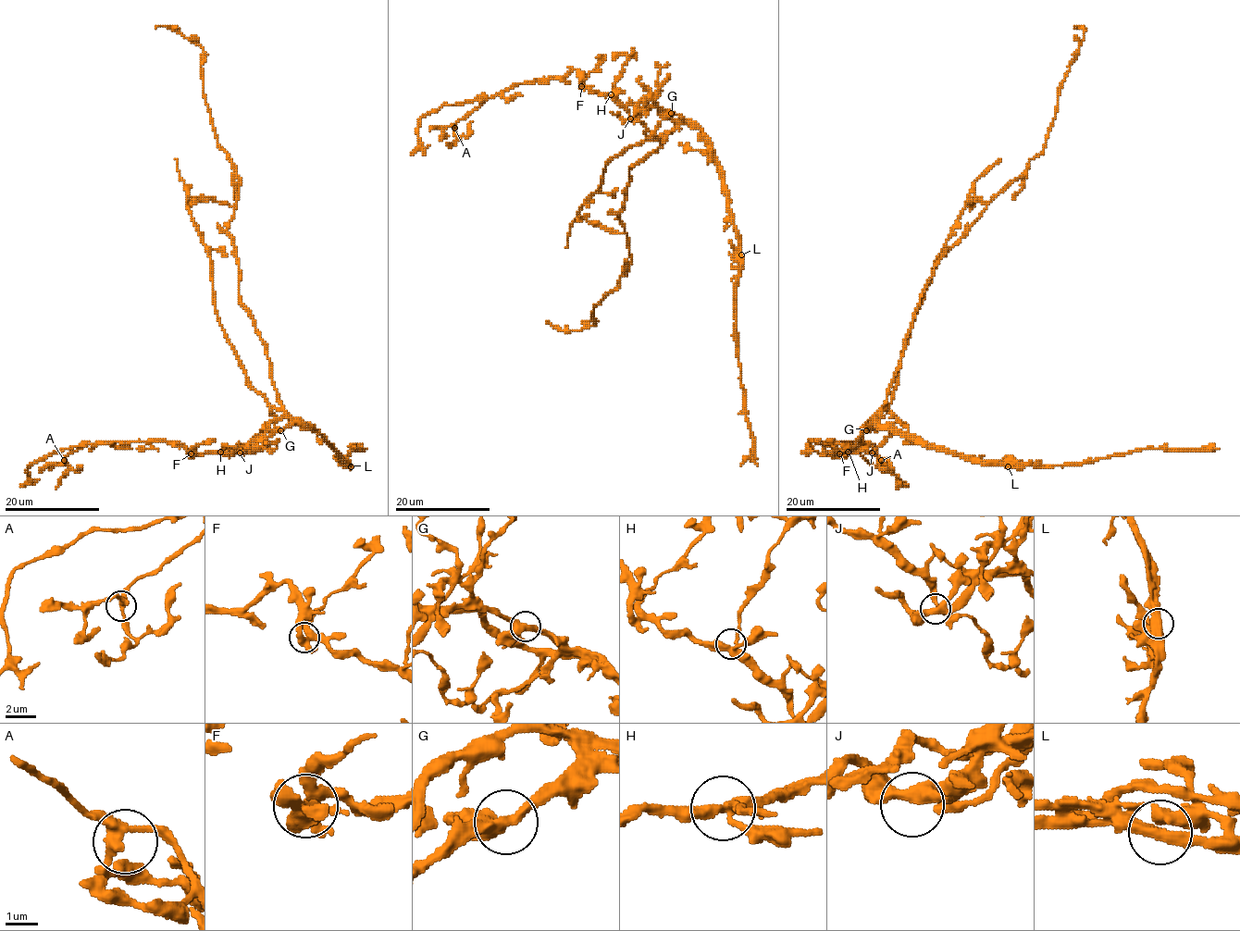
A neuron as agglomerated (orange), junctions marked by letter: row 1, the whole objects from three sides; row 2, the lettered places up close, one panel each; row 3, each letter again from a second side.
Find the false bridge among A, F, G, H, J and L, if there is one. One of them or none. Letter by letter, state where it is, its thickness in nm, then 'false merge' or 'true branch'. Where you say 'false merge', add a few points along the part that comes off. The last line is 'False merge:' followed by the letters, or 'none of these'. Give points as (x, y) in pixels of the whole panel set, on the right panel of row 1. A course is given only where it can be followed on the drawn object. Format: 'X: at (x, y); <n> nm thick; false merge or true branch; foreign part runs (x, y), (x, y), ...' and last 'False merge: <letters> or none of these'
A: at (881, 460); 280 nm thick; true branch
F: at (839, 453); 360 nm thick; true branch
G: at (866, 430); 400 nm thick; true branch
H: at (848, 452); 340 nm thick; true branch
J: at (872, 453); 360 nm thick; true branch
L: at (1008, 466); 340 nm thick; false merge; foreign part runs (1009, 465), (926, 448), (877, 426), (875, 415), (936, 262), (1039, 155), (1083, 41), (1084, 30), (1073, 27)
False merge: L

